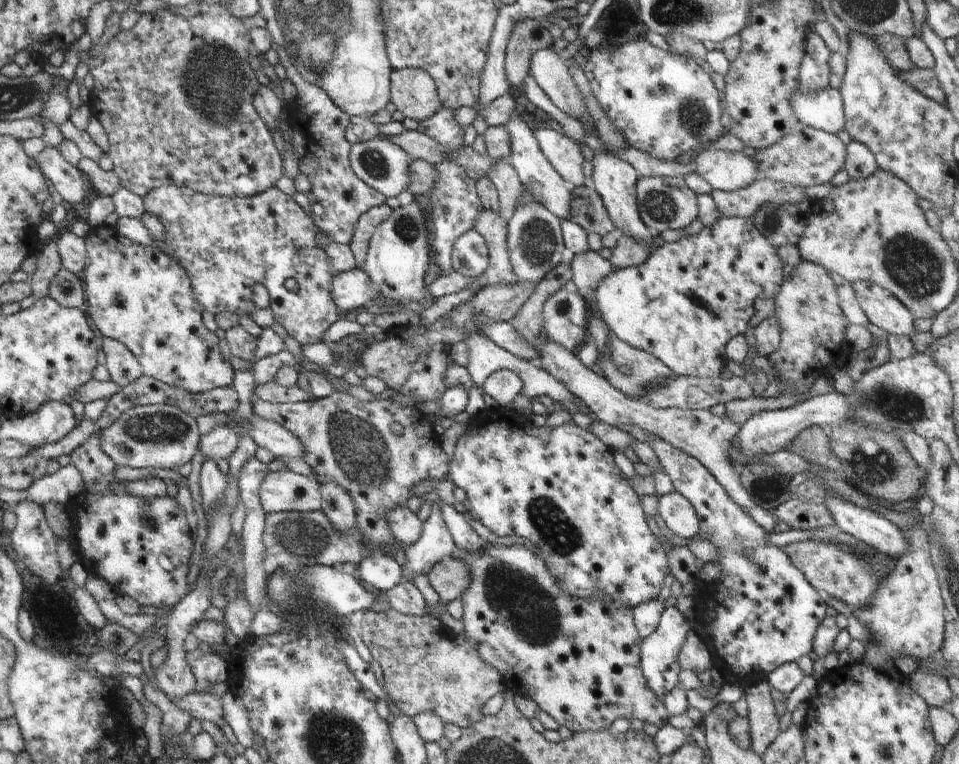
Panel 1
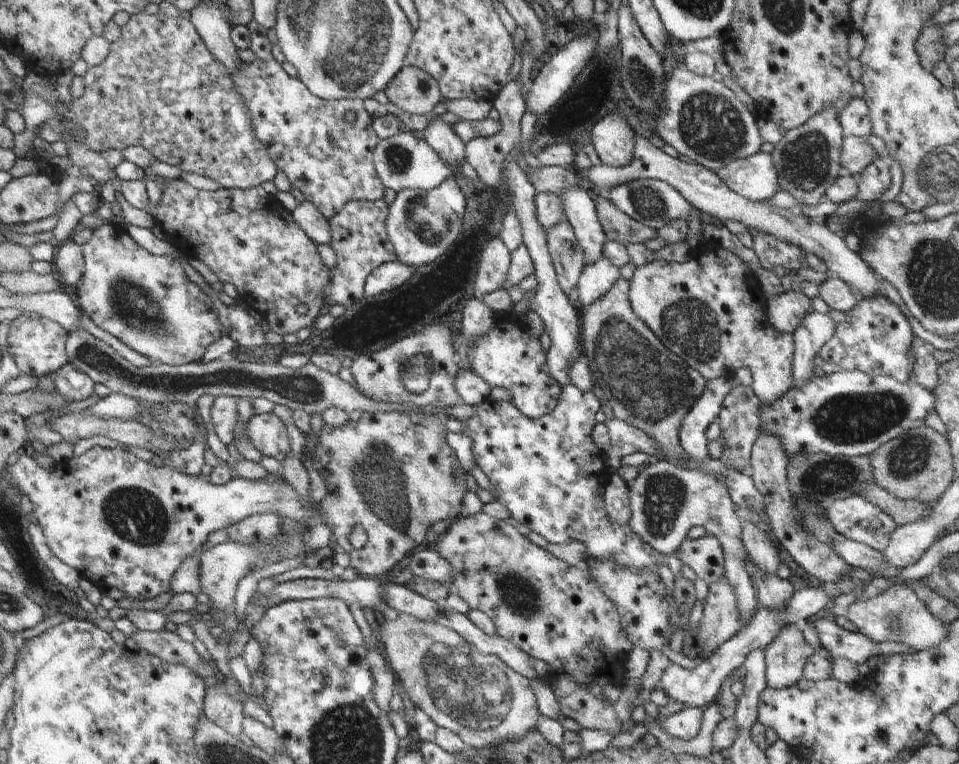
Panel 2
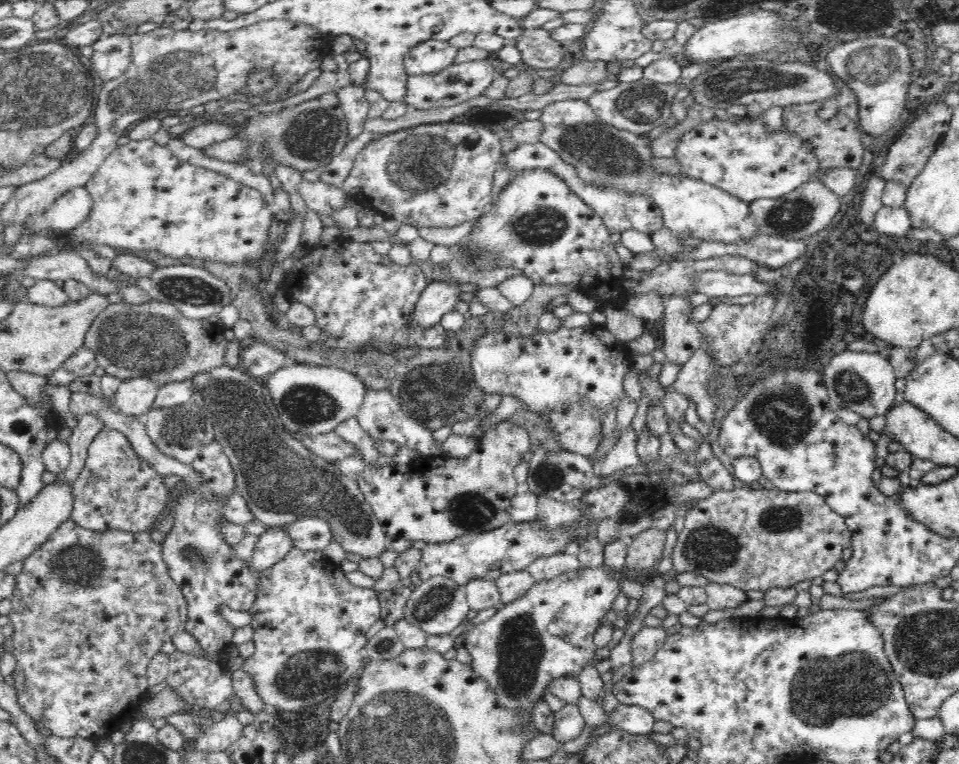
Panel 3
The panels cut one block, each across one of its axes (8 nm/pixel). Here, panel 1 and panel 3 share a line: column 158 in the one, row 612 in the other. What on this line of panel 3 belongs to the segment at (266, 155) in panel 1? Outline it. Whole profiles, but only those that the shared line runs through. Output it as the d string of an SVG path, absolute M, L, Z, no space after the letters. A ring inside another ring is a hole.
M69 519L58 526L58 530L54 530L46 542L23 560L23 569L15 579L14 592L10 598L12 607L8 616L14 628L12 652L16 659L16 666L12 675L15 680L13 685L17 690L18 705L26 711L26 715L30 716L33 722L45 726L53 736L82 737L92 740L110 737L116 730L122 728L123 724L133 719L134 712L140 710L141 702L145 700L147 689L150 687L147 679L150 660L160 652L165 642L170 641L174 634L184 628L187 621L187 600L168 572L161 544L152 540L150 530L131 533L112 529L100 532L83 529Z

